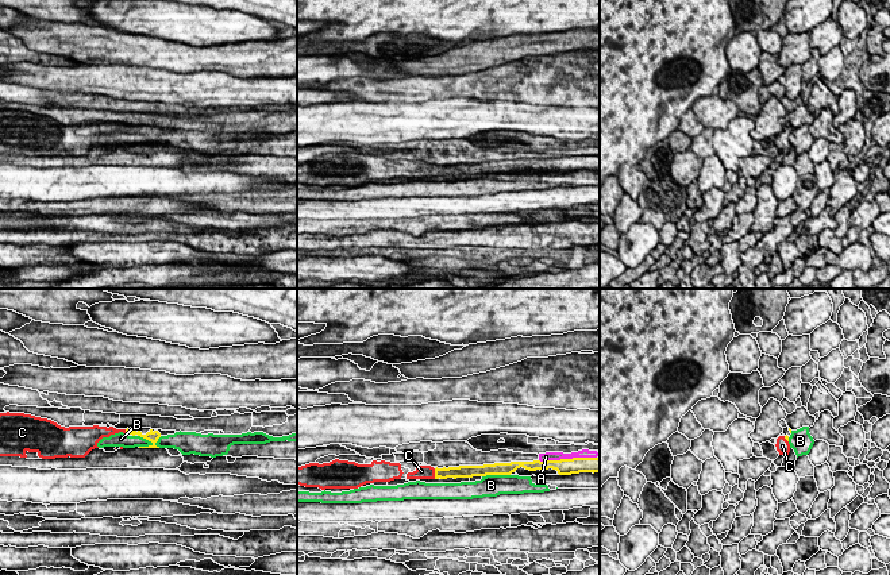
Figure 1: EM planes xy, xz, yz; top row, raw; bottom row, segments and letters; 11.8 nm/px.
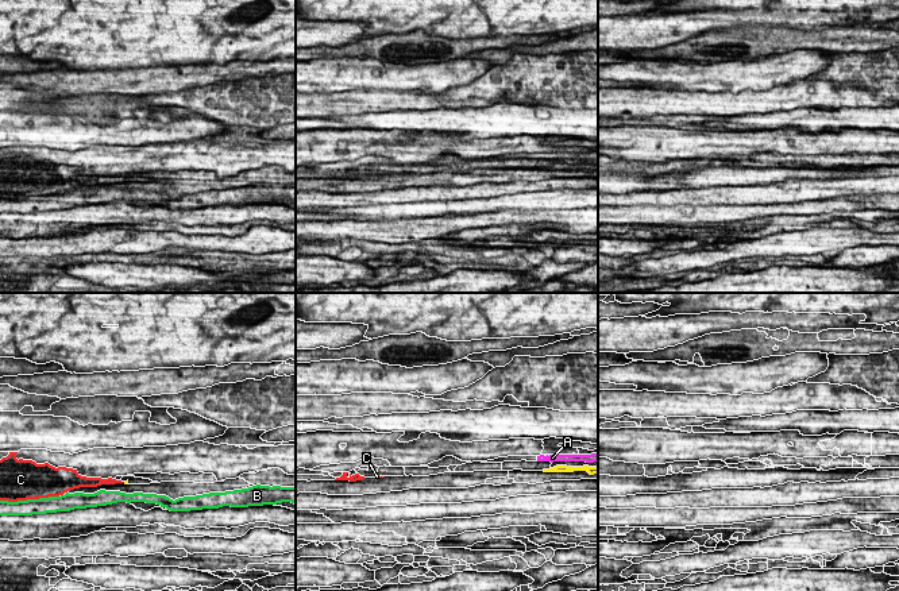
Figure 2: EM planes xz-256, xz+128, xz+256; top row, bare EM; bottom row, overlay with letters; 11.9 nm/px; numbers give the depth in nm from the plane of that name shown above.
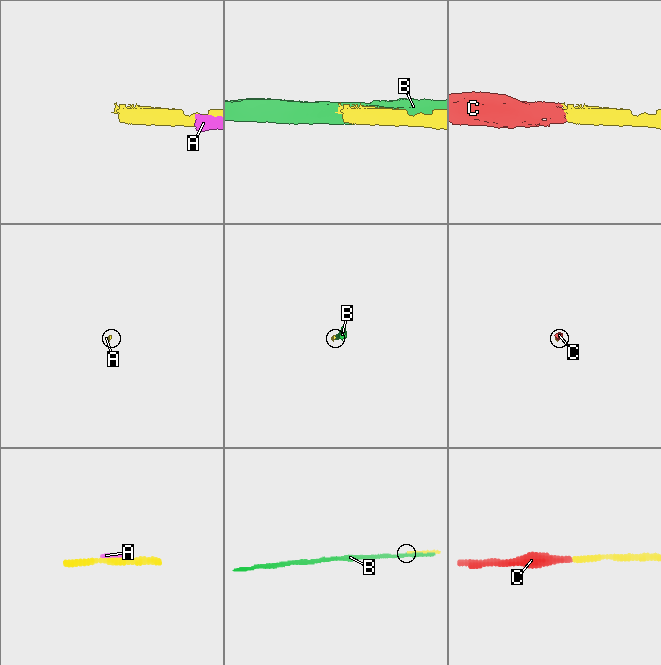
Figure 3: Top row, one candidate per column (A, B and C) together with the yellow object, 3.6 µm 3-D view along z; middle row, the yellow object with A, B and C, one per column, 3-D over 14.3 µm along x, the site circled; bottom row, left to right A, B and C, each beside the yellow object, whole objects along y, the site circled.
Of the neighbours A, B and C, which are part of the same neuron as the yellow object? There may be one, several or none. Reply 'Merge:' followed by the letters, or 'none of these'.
Merge: C

